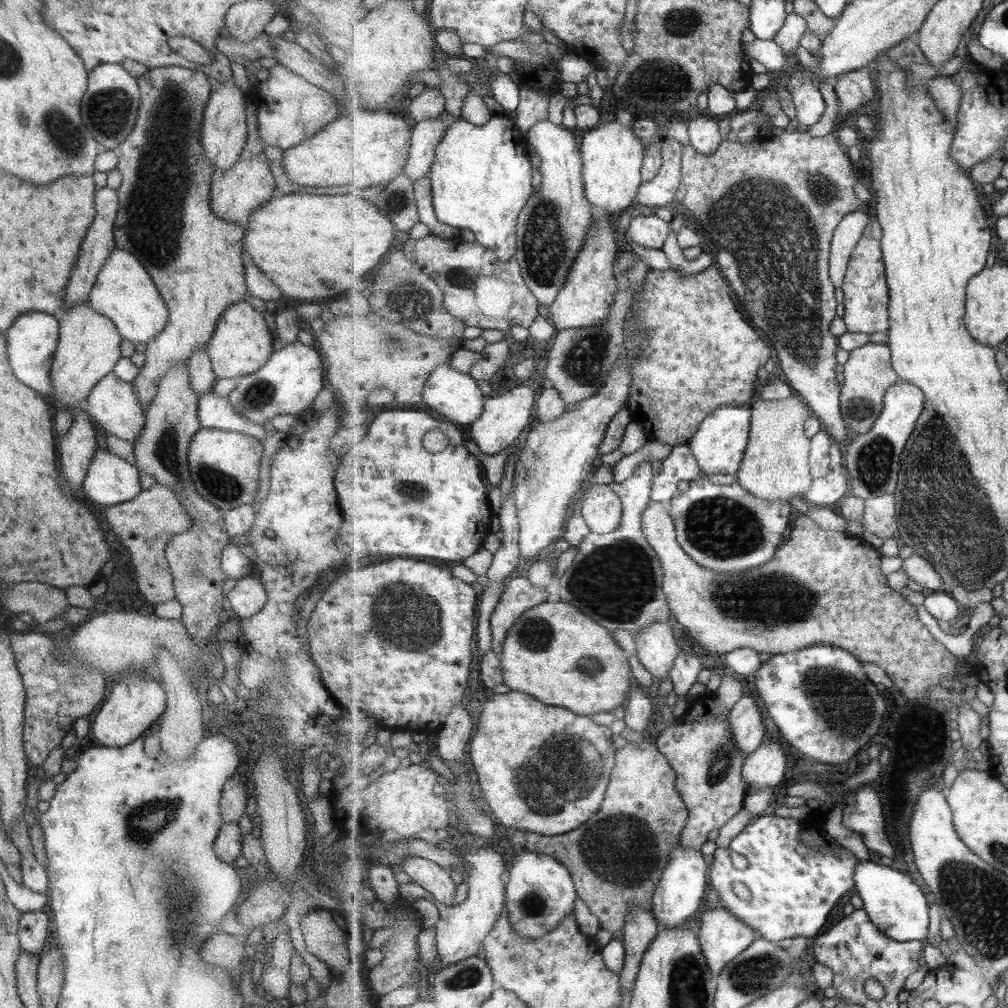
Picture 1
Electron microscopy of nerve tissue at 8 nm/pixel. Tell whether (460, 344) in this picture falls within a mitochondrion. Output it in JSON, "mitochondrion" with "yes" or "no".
{"mitochondrion":"no"}

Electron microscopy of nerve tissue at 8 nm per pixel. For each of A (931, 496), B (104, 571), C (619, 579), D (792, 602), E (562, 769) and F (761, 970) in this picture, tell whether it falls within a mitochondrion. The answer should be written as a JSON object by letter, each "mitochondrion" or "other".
{"A":"mitochondrion","B":"other","C":"mitochondrion","D":"mitochondrion","E":"mitochondrion","F":"mitochondrion"}

